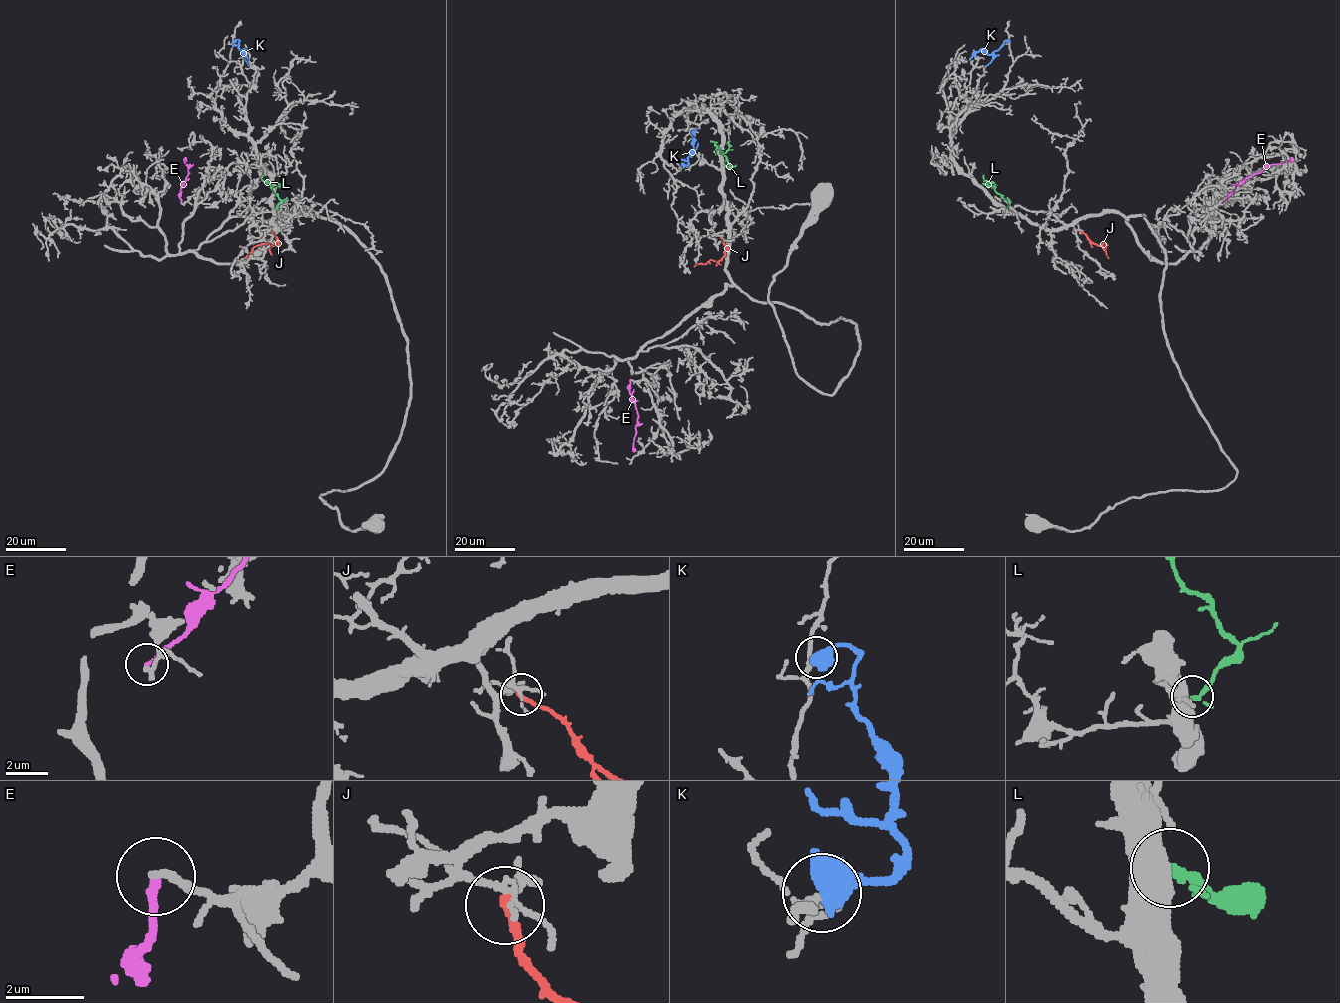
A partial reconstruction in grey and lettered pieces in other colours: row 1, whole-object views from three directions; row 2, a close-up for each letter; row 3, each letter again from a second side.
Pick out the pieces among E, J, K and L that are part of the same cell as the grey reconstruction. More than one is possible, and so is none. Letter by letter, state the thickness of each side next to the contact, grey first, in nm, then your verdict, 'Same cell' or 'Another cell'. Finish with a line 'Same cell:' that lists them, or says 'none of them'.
E: Thickness 200 nm (grey) against 200 nm. Another cell
J: Thickness 150 nm (grey) against 200 nm. Another cell
K: Thickness 190 nm (grey) against 750 nm. Another cell
L: Thickness 550 nm (grey) against 240 nm. Another cell
Same cell: none of them

